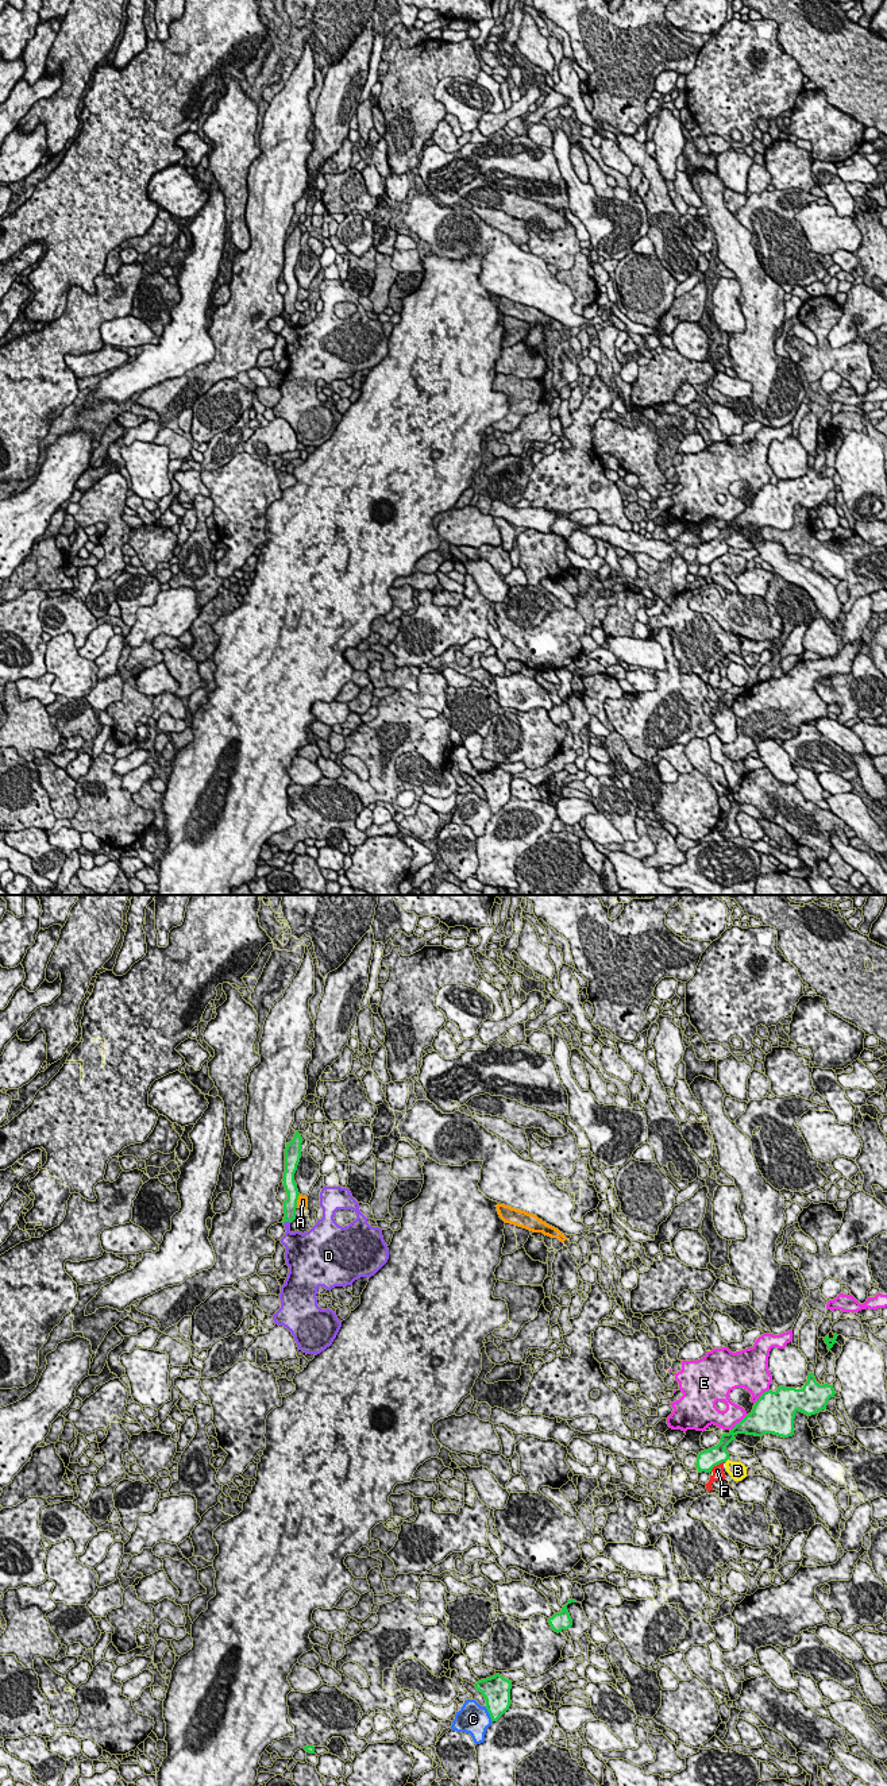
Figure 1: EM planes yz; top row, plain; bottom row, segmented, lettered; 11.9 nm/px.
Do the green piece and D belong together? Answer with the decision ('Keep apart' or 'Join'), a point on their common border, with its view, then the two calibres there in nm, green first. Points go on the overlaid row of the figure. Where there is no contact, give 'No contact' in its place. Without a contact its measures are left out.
Keep apart. Touches green at yz (286, 1221). Thickness 160 nm (green) against 220 nm

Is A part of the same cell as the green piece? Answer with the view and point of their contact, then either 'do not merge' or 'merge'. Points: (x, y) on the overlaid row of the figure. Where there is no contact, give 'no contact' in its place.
contact yz (296, 1202); do not merge

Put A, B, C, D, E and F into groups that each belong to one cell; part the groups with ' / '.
A / B F / C / D / E

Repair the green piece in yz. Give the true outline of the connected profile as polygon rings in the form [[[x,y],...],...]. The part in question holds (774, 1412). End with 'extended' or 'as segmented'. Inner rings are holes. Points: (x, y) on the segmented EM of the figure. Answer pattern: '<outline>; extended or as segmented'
[[[813,1373],[802,1389],[779,1386],[776,1392],[767,1390],[755,1403],[753,1409],[729,1434],[722,1434],[720,1443],[698,1454],[697,1465],[699,1473],[710,1473],[711,1469],[729,1459],[726,1446],[736,1440],[737,1434],[763,1436],[774,1434],[782,1438],[794,1435],[795,1412],[807,1416],[826,1409],[828,1400],[834,1397],[833,1385],[819,1385]]]; as segmented

